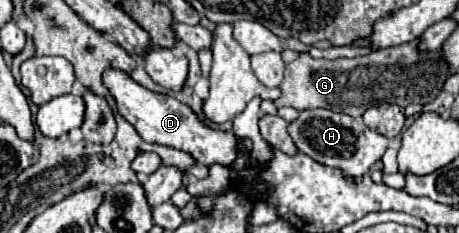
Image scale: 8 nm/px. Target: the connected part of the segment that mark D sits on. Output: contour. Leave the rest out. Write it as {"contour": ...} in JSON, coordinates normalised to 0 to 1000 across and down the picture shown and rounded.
{"contour":[[[257,296],[231,305],[227,356],[257,442],[257,485],[292,536],[292,554],[309,579],[314,605],[397,639],[444,708],[462,708],[462,700],[501,708],[514,682],[519,639],[514,639],[510,571],[505,562],[466,562],[458,545],[449,545],[444,528],[431,519],[423,476],[410,451],[401,451],[397,433],[388,433],[383,416],[336,399],[336,391],[301,365],[270,305],[257,305]]]}

